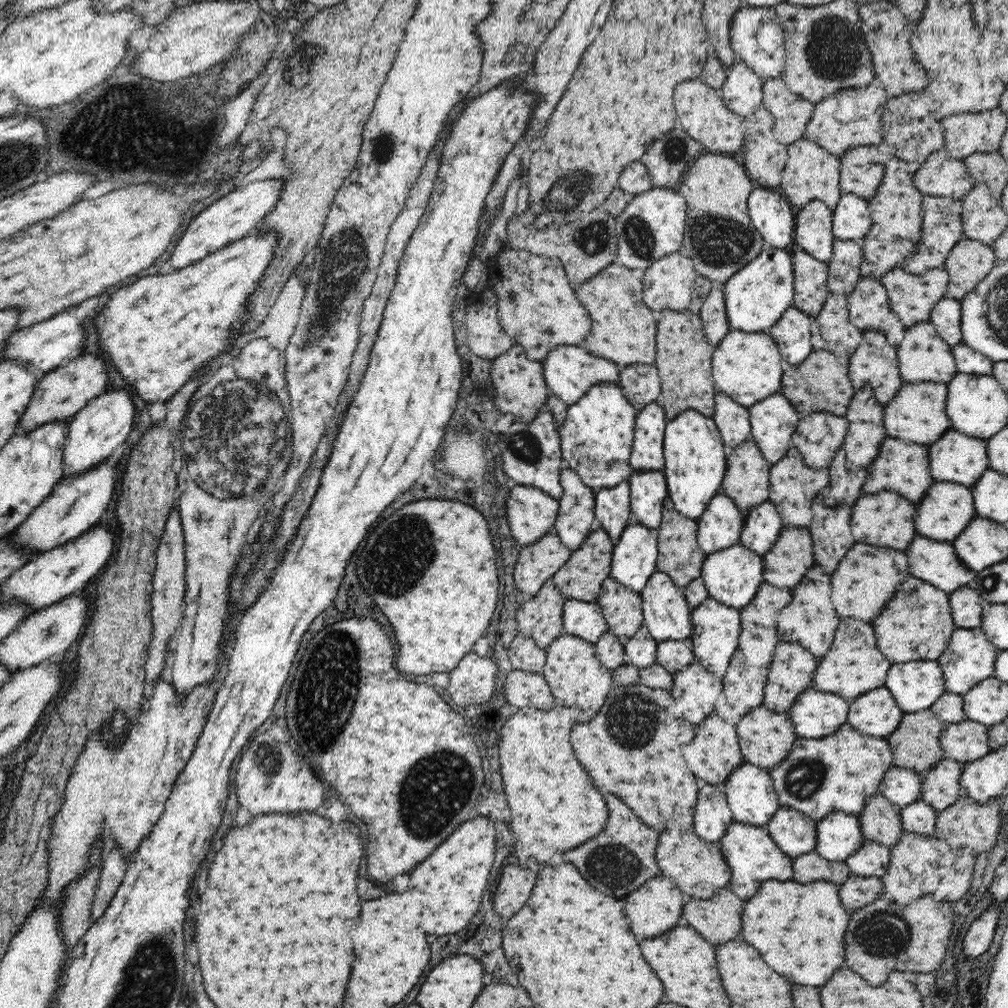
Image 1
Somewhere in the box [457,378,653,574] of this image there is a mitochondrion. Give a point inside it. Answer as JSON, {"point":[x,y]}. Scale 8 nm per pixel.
{"point":[526,447]}

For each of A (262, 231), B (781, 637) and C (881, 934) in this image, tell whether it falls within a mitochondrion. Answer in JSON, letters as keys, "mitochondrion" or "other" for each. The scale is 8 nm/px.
{"A":"other","B":"other","C":"mitochondrion"}

